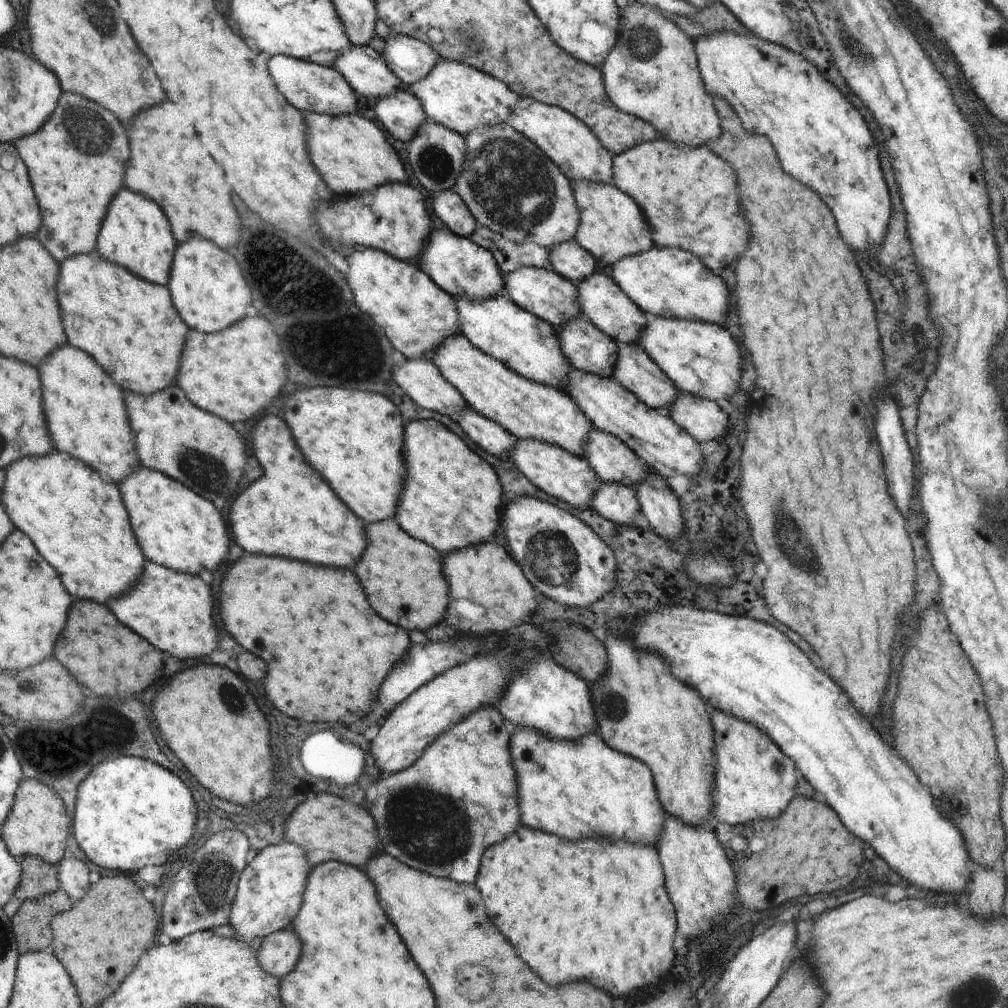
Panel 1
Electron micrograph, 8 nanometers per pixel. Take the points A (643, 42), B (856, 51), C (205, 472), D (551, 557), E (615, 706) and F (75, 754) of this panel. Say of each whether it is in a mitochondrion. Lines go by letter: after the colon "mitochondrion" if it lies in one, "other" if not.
A: mitochondrion
B: mitochondrion
C: mitochondrion
D: mitochondrion
E: mitochondrion
F: mitochondrion

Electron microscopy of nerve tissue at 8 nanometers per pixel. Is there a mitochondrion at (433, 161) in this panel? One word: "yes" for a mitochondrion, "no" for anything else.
yes

